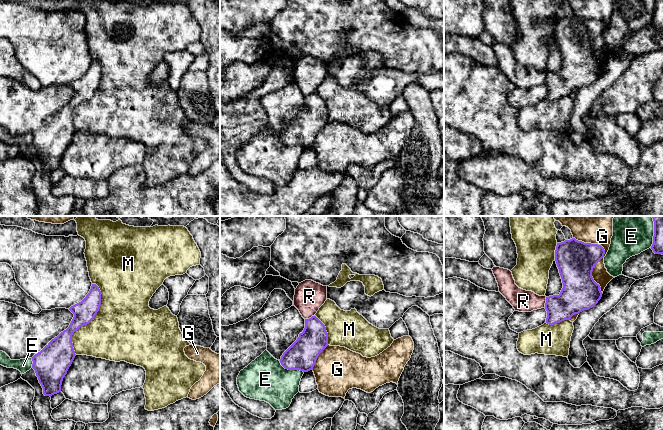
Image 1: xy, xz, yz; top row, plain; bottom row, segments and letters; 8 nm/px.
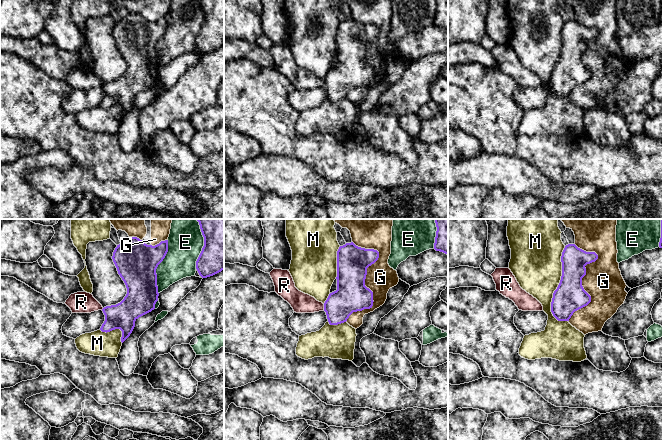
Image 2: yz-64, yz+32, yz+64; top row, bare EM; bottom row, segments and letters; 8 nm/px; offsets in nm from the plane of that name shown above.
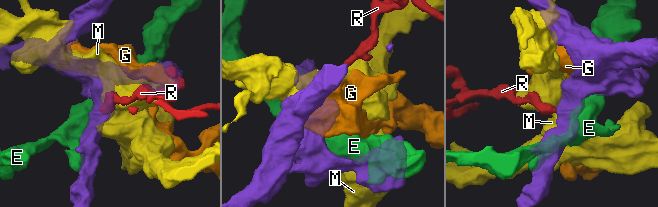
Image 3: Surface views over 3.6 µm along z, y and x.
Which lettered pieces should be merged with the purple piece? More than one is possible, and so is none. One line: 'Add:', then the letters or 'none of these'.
Add: none of these

